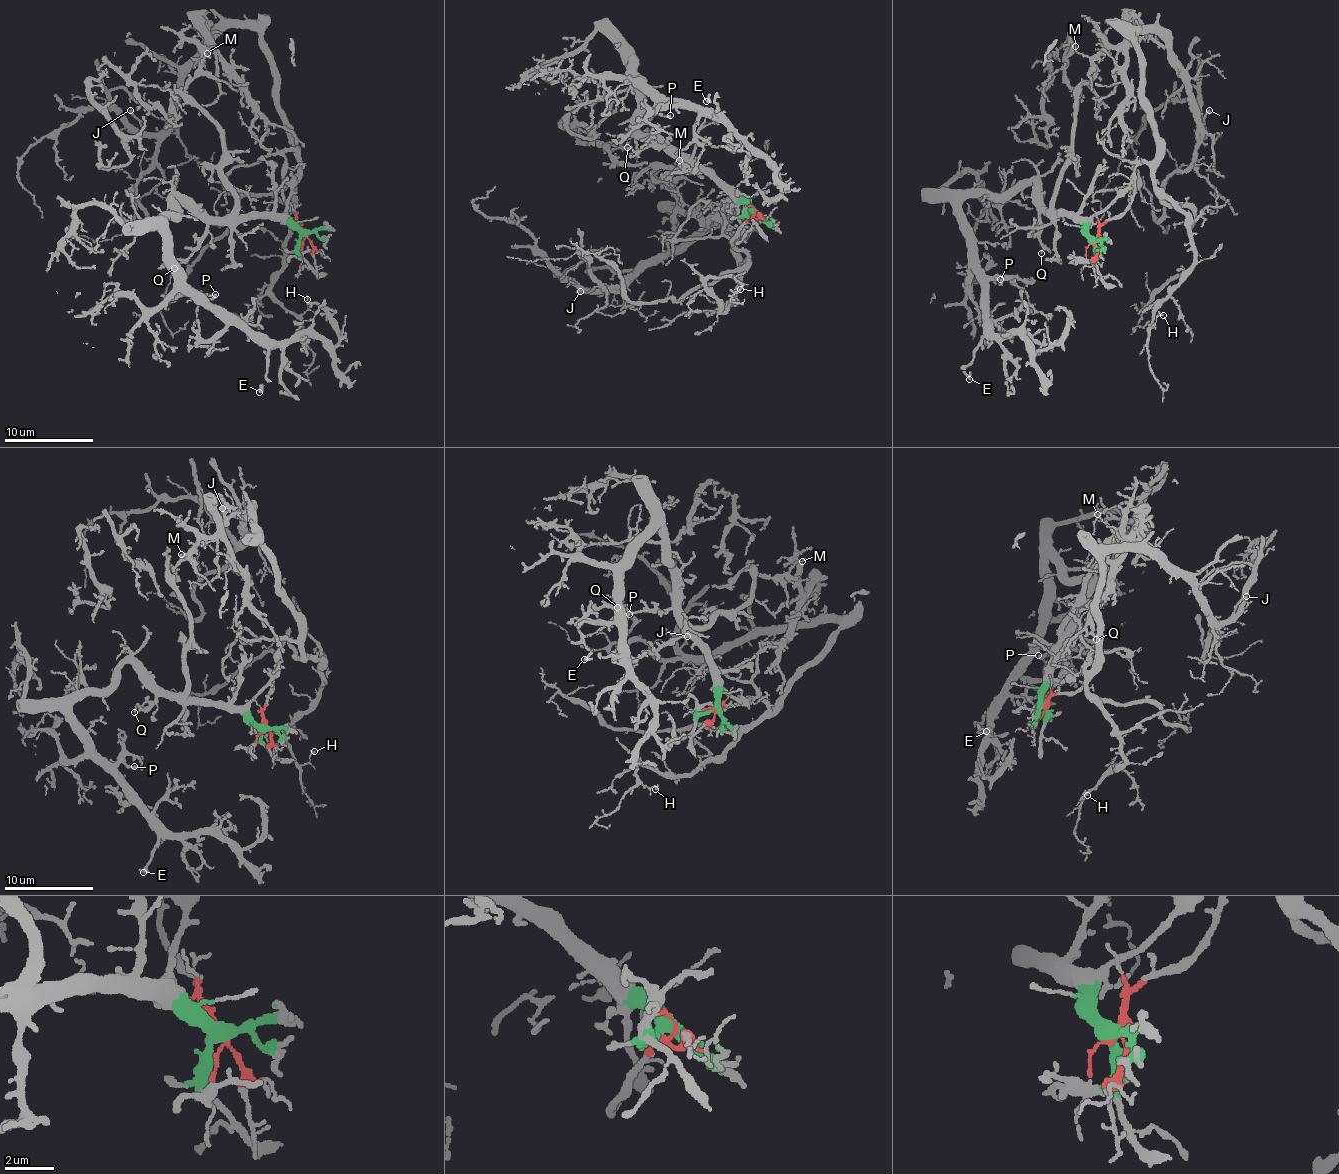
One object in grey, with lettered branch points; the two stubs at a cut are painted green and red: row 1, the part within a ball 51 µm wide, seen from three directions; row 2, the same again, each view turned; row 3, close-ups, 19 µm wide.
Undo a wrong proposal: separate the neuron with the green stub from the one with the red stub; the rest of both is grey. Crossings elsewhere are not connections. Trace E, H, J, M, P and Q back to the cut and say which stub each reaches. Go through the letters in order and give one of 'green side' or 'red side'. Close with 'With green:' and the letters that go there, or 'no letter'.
E: green side
H: red side
J: red side
M: green side
P: green side
Q: green side
With green: E, M, P, Q

